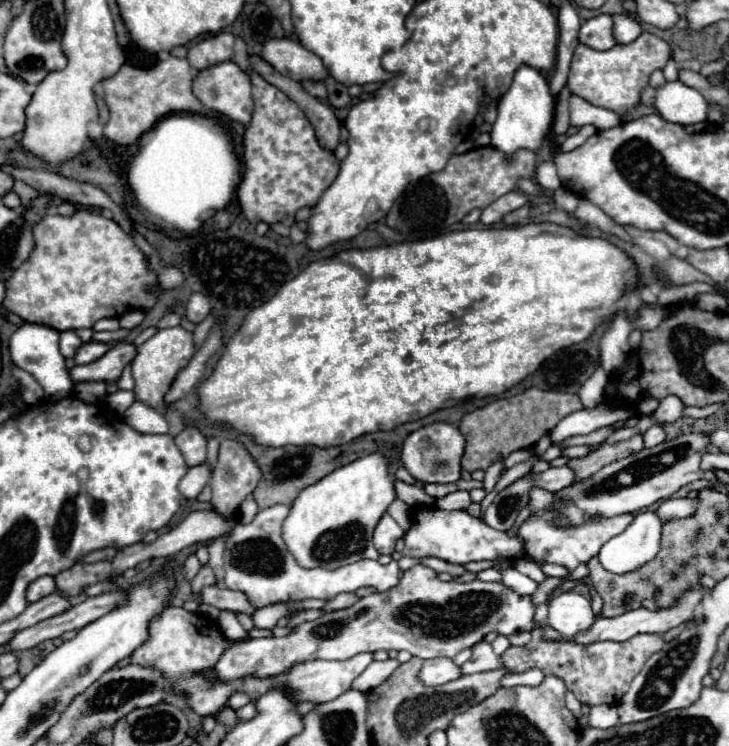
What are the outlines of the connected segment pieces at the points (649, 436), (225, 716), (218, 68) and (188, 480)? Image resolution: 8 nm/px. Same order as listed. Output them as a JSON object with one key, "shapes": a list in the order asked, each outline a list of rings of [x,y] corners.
{"shapes":[[[[651,426],[645,434],[643,434],[643,440],[645,440],[645,448],[653,448],[653,446],[659,446],[665,442],[665,430],[661,426]]],[[[227,706],[227,708],[223,708],[223,710],[219,712],[219,716],[217,716],[217,722],[219,722],[221,726],[225,726],[225,728],[233,728],[235,724],[239,724],[239,718],[237,718],[235,710]]],[[[219,62],[211,68],[205,68],[197,74],[193,80],[193,92],[195,96],[211,110],[217,110],[231,120],[237,120],[241,124],[247,124],[253,114],[253,100],[251,100],[251,78],[247,72],[243,72],[235,62]]],[[[207,462],[203,464],[197,464],[195,468],[187,468],[187,474],[181,478],[179,482],[179,492],[193,500],[197,498],[197,494],[203,490],[203,486],[209,482],[209,476],[211,476],[211,466]]]]}

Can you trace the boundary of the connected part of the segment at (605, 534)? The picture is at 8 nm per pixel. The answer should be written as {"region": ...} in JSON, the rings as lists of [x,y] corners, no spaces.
{"region":[[[531,488],[529,492],[529,518],[517,528],[517,536],[525,542],[525,554],[535,562],[559,564],[569,570],[575,570],[581,562],[589,562],[599,554],[599,548],[613,536],[621,534],[627,524],[635,520],[633,514],[619,514],[613,518],[599,516],[599,520],[587,520],[587,524],[579,524],[575,528],[555,528],[555,492],[547,492],[543,488]]]}

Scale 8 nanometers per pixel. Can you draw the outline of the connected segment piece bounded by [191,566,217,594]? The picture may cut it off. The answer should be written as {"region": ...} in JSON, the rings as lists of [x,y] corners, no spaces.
{"region":[[[203,566],[203,568],[199,570],[199,574],[193,578],[191,588],[193,588],[193,594],[199,594],[205,586],[213,586],[213,584],[217,584],[215,574],[211,572],[211,568],[209,568],[209,566]]]}

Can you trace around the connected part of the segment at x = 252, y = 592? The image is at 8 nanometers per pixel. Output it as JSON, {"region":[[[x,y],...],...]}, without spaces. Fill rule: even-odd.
{"region":[[[285,504],[259,510],[259,514],[253,518],[251,524],[237,522],[231,534],[227,536],[223,584],[231,590],[245,592],[247,598],[253,602],[253,606],[263,608],[263,606],[285,602],[285,600],[305,600],[305,598],[331,600],[337,594],[355,592],[363,586],[371,586],[377,592],[389,592],[391,588],[397,586],[400,580],[400,569],[395,560],[387,565],[379,564],[377,560],[359,560],[355,564],[349,564],[337,570],[301,568],[295,562],[295,558],[287,552],[285,542],[281,538],[281,524],[287,514],[289,514],[289,506]]]}

